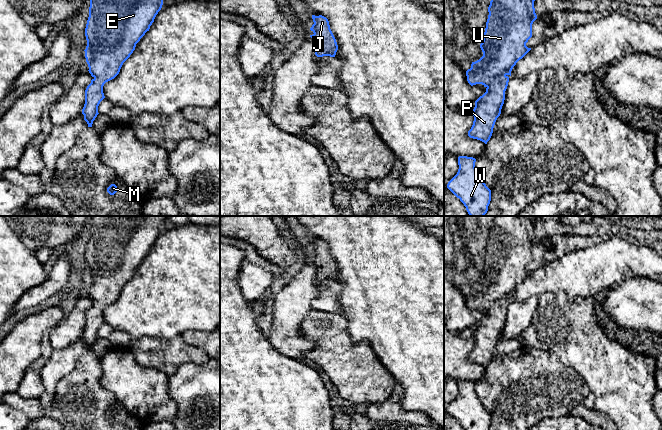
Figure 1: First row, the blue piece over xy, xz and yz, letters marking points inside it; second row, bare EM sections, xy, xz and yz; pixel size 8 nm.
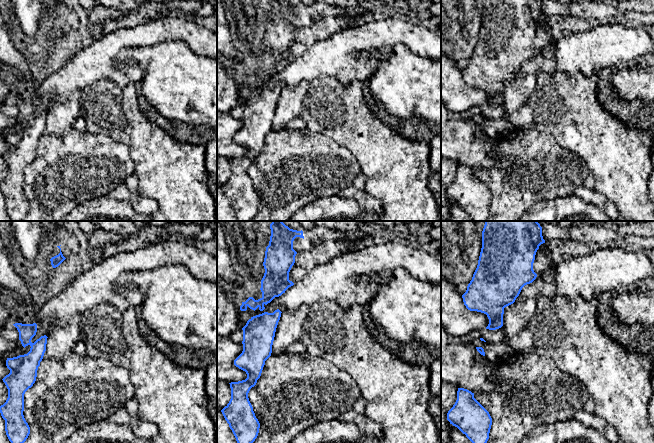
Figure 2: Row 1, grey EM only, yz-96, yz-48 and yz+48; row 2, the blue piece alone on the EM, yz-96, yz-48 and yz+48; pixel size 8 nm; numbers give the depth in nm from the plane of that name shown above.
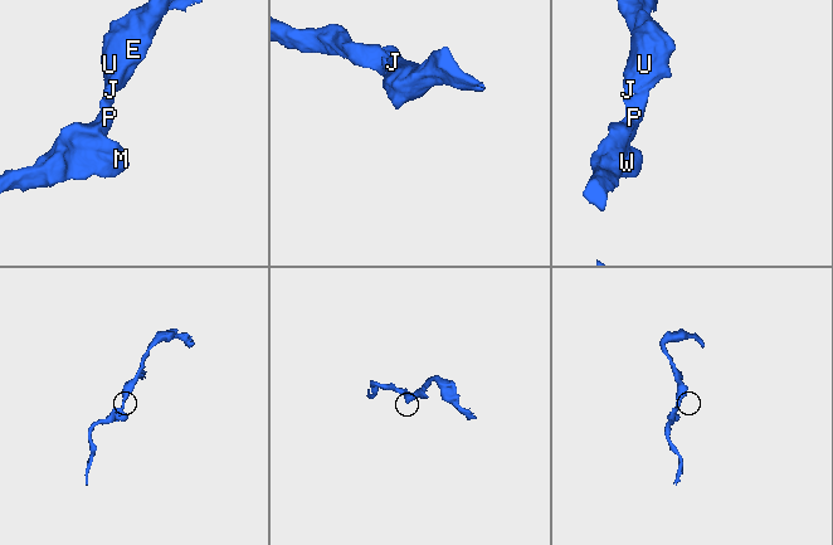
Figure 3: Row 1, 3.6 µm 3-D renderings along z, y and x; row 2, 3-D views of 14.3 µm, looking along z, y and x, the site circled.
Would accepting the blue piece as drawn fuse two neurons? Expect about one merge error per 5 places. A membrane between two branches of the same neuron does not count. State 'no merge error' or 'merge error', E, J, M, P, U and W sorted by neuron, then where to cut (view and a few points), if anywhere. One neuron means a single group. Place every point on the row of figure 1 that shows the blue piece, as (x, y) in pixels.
no merge error; groups E J M P U W; cut none

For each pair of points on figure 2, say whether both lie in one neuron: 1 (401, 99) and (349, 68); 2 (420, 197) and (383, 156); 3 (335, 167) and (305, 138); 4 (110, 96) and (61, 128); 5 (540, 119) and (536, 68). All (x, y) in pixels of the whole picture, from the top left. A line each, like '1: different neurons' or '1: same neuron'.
1: different neurons
2: same neuron
3: same neuron
4: different neurons
5: different neurons

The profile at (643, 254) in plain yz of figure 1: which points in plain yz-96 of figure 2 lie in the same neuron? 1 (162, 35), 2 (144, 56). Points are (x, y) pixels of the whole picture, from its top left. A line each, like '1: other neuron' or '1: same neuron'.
1: same neuron
2: other neuron

